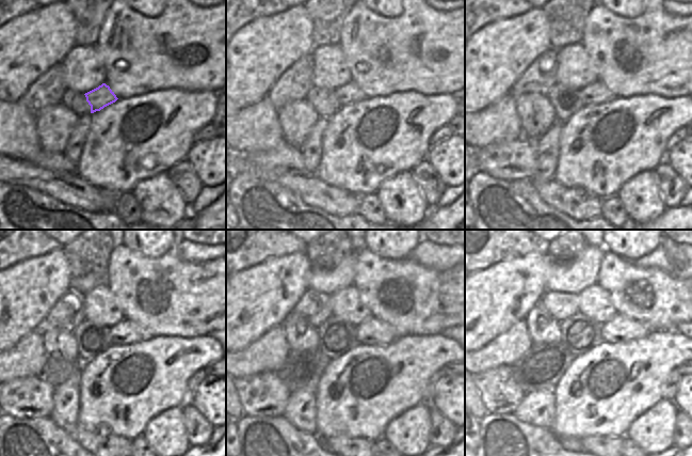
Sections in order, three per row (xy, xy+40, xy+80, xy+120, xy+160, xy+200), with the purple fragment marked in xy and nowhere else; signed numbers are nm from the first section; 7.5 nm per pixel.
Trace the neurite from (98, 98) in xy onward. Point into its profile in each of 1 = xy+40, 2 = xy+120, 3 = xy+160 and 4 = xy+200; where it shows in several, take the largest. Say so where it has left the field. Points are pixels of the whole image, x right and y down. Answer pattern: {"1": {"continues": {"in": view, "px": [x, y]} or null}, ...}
{"1": {"continues": {"in": "xy+40", "px": [348, 94]}}, "2": {"continues": {"in": "xy+120", "px": [126, 331]}}, "3": {"continues": {"in": "xy+160", "px": [371, 331]}}, "4": {"continues": {"in": "xy+200", "px": [621, 329]}}}

